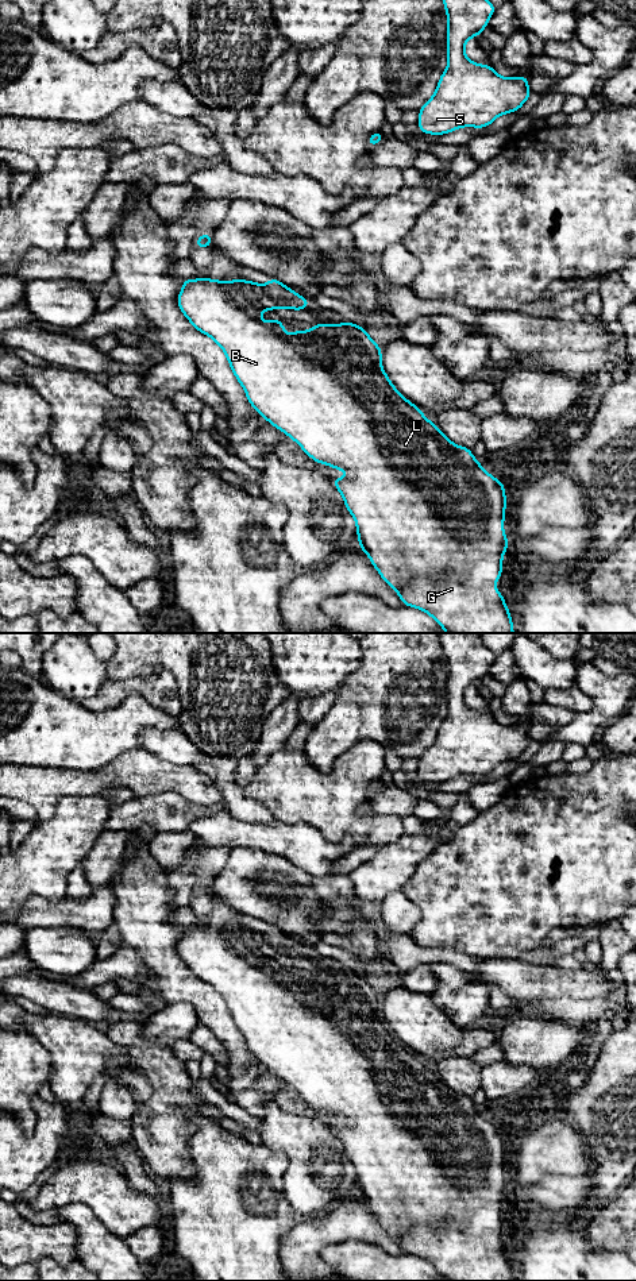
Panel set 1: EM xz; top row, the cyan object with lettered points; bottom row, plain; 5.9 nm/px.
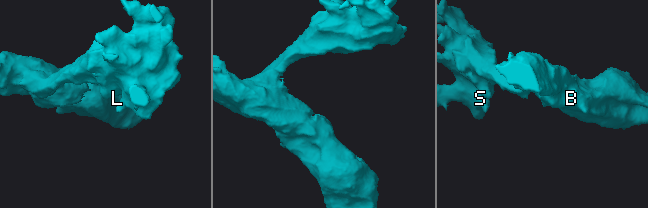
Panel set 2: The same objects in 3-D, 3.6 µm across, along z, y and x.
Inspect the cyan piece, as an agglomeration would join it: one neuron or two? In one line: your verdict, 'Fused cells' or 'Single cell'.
Single cell

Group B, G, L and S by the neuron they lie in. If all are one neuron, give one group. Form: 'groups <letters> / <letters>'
groups B G L S

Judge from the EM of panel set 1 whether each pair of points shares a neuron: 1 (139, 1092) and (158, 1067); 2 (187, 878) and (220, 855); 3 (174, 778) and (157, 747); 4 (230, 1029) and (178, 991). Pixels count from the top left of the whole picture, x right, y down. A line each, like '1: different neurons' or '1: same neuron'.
1: different neurons
2: same neuron
3: different neurons
4: same neuron

